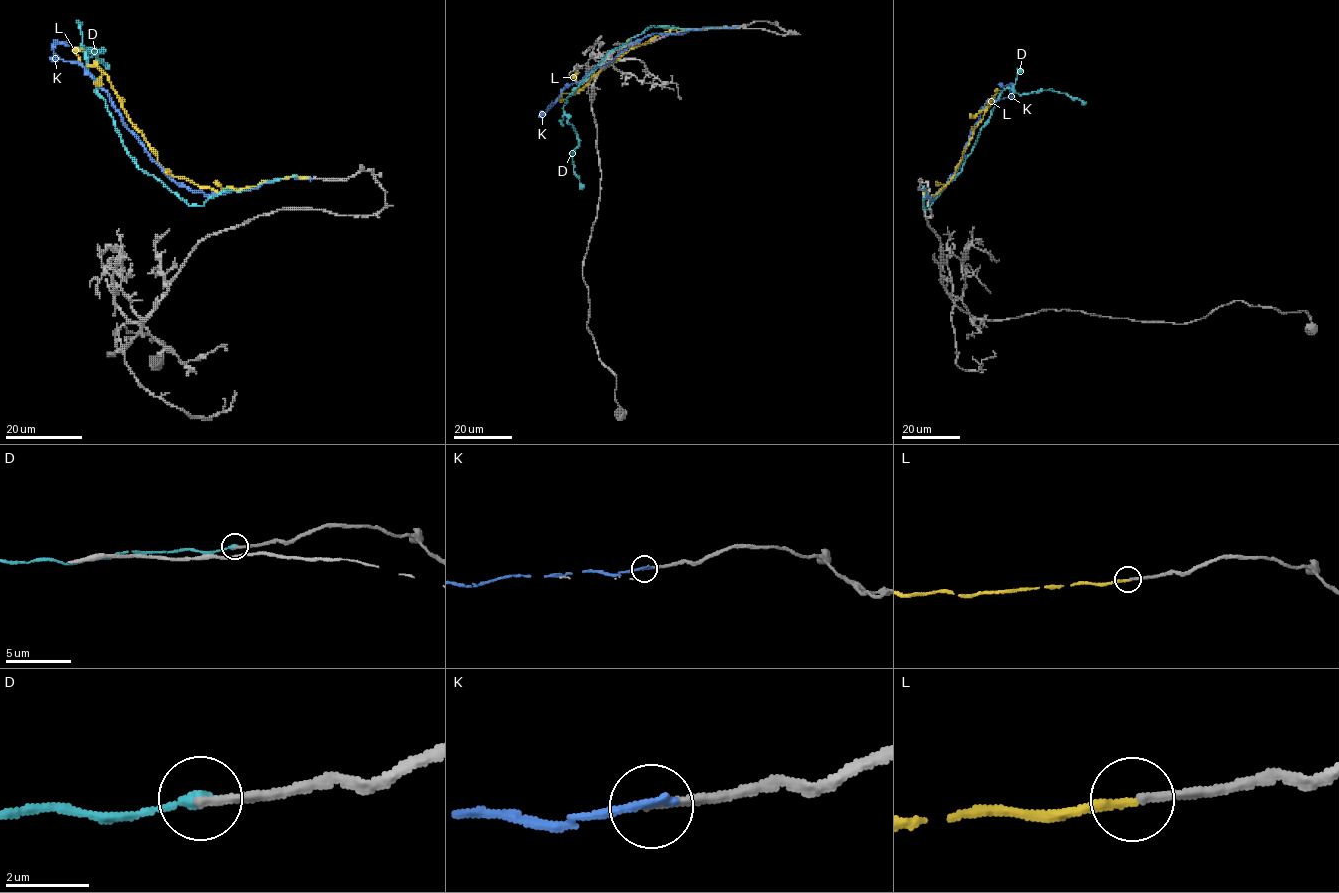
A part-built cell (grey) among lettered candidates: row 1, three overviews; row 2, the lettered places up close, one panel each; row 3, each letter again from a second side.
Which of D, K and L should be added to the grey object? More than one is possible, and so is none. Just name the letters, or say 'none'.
L

